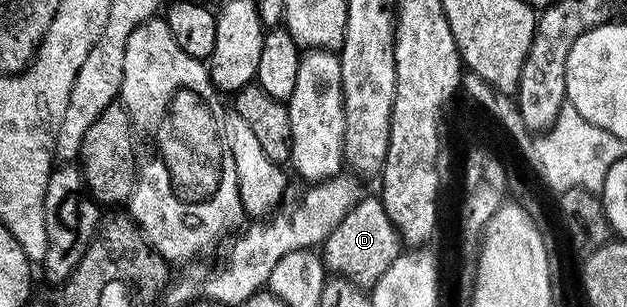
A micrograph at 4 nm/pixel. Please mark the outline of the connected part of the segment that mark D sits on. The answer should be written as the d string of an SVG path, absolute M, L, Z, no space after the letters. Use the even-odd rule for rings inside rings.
M380 199L358 201L323 244L326 270L333 275L344 275L362 287L374 286L402 252L403 242Z

